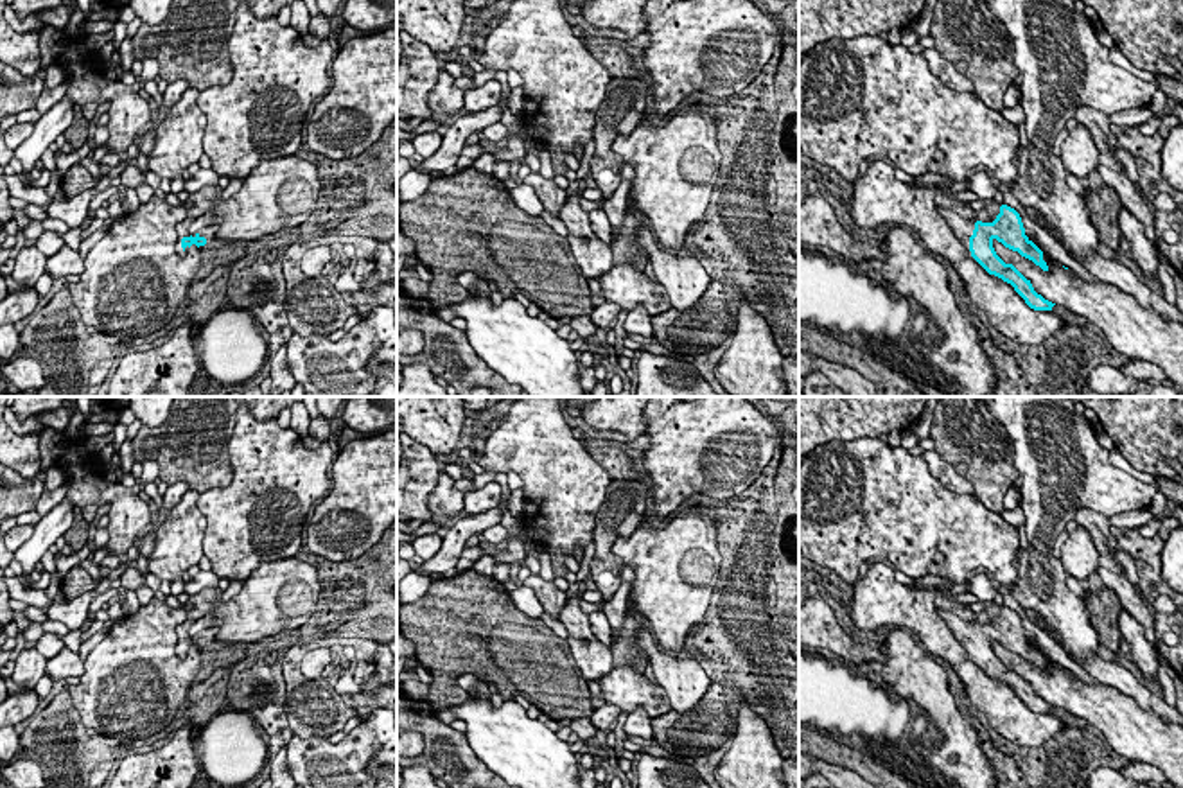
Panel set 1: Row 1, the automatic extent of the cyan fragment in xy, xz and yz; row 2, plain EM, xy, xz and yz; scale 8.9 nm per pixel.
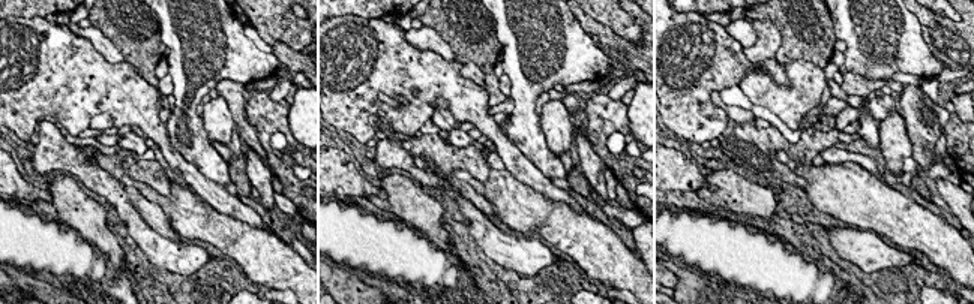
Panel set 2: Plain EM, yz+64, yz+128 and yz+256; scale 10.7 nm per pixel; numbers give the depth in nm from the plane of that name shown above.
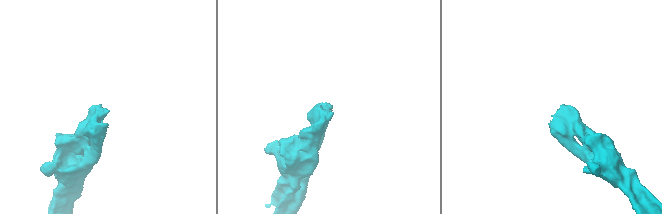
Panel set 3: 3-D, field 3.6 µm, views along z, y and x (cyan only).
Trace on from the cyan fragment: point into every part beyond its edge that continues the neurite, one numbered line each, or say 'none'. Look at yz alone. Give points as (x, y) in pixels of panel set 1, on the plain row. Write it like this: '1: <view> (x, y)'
1: yz (963, 629)

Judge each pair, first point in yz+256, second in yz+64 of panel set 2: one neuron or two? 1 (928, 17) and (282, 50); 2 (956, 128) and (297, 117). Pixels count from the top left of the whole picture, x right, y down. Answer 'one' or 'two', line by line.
1: one
2: two

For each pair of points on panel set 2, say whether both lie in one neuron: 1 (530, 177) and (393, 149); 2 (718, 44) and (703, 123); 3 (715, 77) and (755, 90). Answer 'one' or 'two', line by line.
1: two
2: one
3: two

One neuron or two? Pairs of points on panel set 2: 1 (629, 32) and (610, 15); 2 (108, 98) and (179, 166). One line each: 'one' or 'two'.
1: one
2: one

